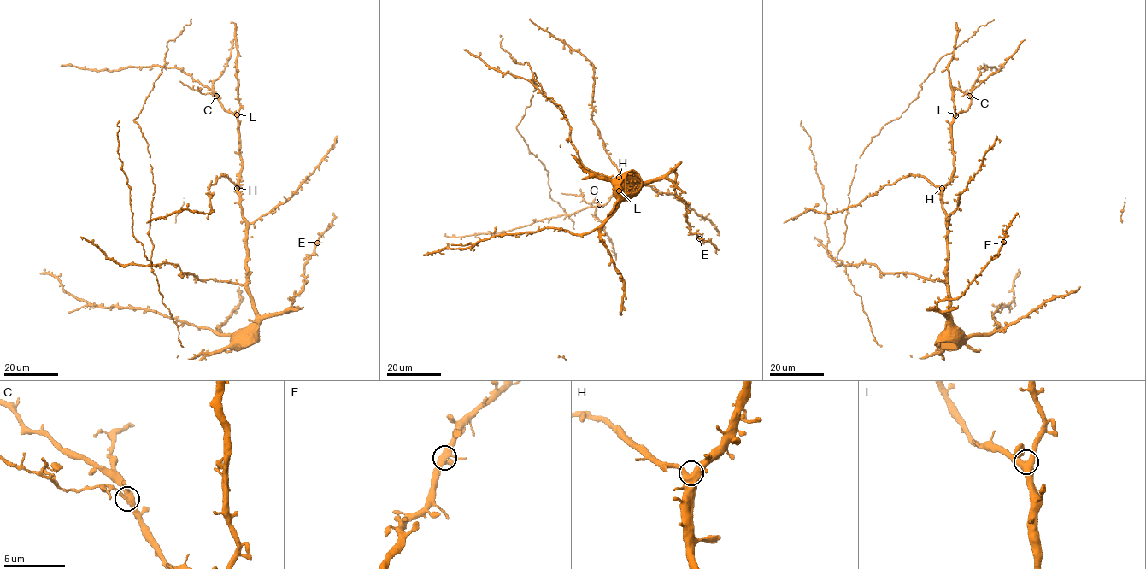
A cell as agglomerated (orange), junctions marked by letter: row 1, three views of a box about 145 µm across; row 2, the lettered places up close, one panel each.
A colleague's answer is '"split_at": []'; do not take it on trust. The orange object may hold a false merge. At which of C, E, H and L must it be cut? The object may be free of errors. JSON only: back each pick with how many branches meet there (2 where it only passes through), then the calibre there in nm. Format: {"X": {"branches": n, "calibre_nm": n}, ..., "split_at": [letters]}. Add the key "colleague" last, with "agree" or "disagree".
{"C": {"branches": 4, "calibre_nm": 360}, "split_at": ["C"], "colleague": "disagree"}

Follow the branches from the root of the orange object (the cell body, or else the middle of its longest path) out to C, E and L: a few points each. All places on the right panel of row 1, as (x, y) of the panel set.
C: (939, 339), (937, 341), (949, 319), (947, 218), (942, 190), (954, 169), (952, 121), (968, 108), (969, 96)
E: (939, 339), (937, 341), (948, 319), (938, 309), (937, 302), (957, 299), (981, 270), (997, 256), (1003, 242)
L: (939, 339), (937, 341), (949, 319), (947, 218), (942, 204), (942, 190), (954, 169), (952, 121), (955, 115)

